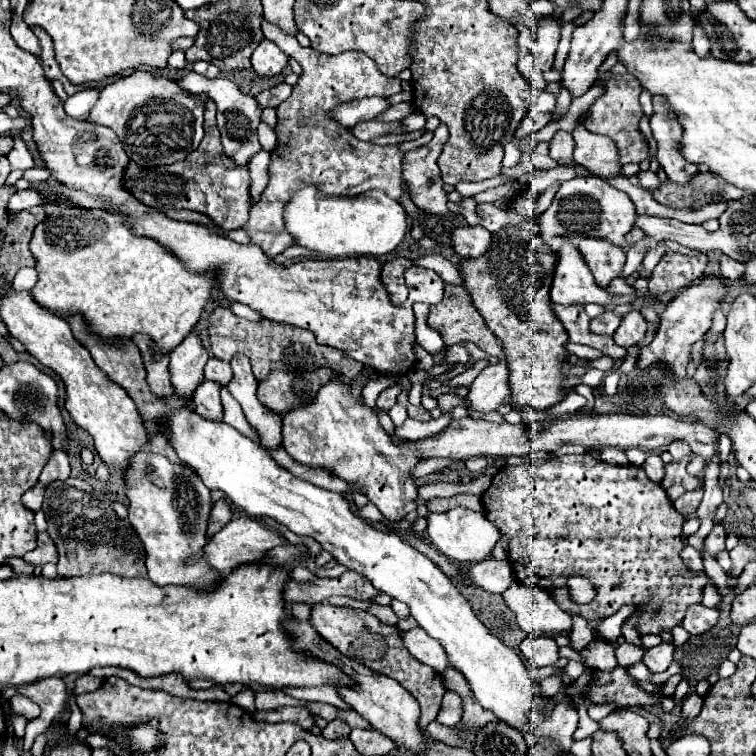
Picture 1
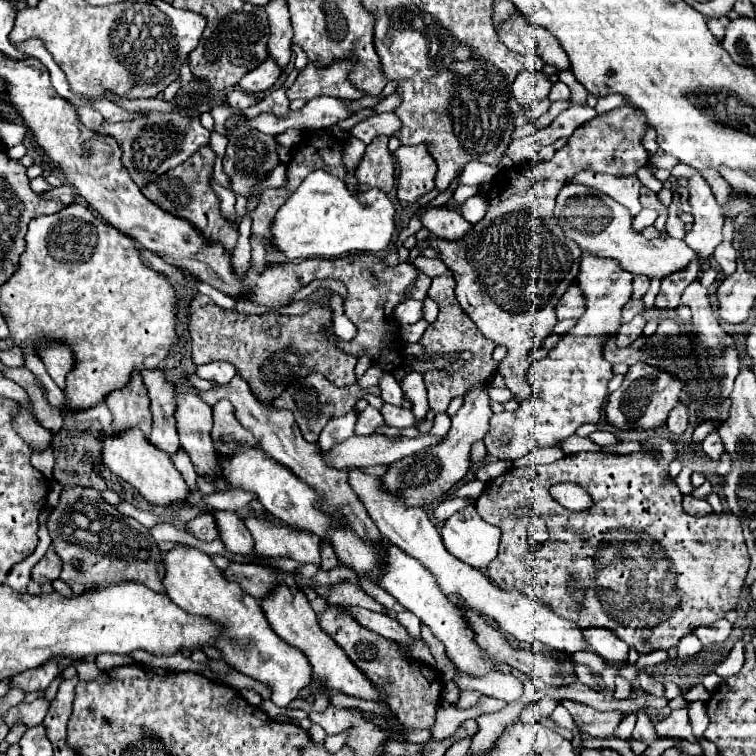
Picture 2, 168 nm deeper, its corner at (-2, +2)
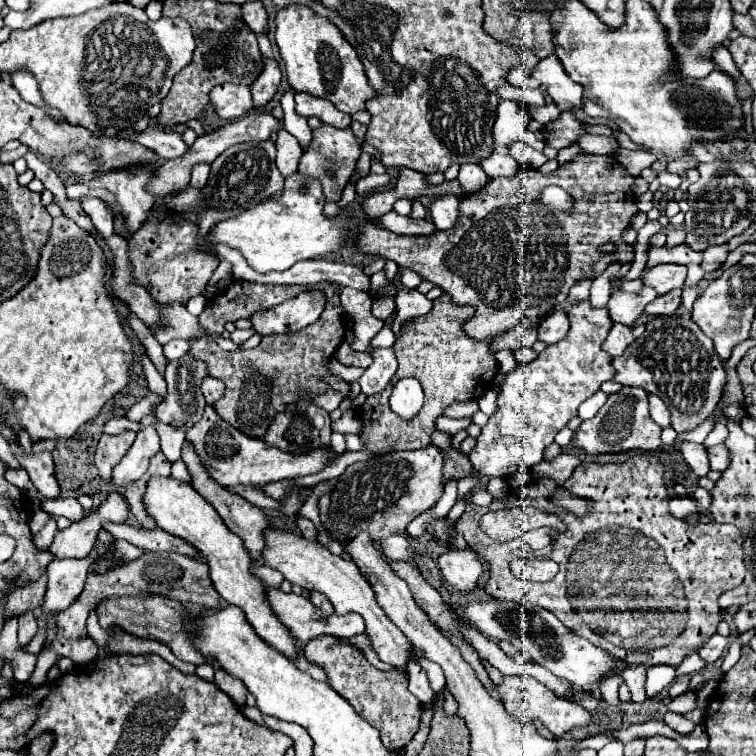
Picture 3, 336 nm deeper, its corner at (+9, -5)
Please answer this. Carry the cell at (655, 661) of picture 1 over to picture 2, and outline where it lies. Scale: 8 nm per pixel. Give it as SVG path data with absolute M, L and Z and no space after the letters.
M639 708L639 710L629 712L629 716L625 716L625 720L621 722L619 730L615 730L615 736L617 736L617 738L631 738L631 732L633 732L633 728L635 728L635 720L637 720L637 714L643 712L643 710L645 710L645 708Z

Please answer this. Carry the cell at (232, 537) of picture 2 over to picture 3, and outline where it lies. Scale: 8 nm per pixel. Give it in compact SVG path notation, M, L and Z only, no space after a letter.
M156 477L156 479L148 481L144 503L146 503L148 515L156 519L158 527L188 541L202 555L206 555L206 563L210 567L210 579L212 579L216 591L220 593L220 597L226 603L240 607L246 613L248 623L270 647L282 651L290 659L296 659L298 649L290 637L290 631L278 621L278 617L270 611L270 605L264 599L266 585L250 573L250 567L254 563L252 563L248 551L244 549L242 541L236 539L232 535L232 531L224 525L224 521L220 519L216 509L210 507L210 503L196 489L192 489L188 483L182 483L174 477L168 477L168 479Z

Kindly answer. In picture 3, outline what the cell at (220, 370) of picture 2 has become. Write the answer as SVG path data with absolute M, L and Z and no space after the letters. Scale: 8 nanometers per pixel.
M206 377L202 385L202 393L204 393L206 405L214 405L224 395L224 383L214 377Z

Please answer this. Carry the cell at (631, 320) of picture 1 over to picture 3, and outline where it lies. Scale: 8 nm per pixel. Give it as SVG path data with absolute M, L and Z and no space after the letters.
M616 323L616 325L610 329L606 341L602 343L602 349L604 349L608 355L612 355L612 357L620 357L620 355L624 353L624 349L626 349L632 341L634 341L632 329L626 327L626 325Z

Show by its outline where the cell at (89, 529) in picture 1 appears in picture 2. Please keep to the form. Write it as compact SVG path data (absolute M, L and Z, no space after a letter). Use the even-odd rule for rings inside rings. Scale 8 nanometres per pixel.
M65 486L59 496L59 504L51 510L47 528L53 540L53 550L63 560L61 580L71 586L73 594L79 594L95 584L119 580L139 580L151 590L163 592L161 550L151 536L151 528L123 516L115 506L103 500L99 490ZM75 560L79 560L79 568L73 566Z

